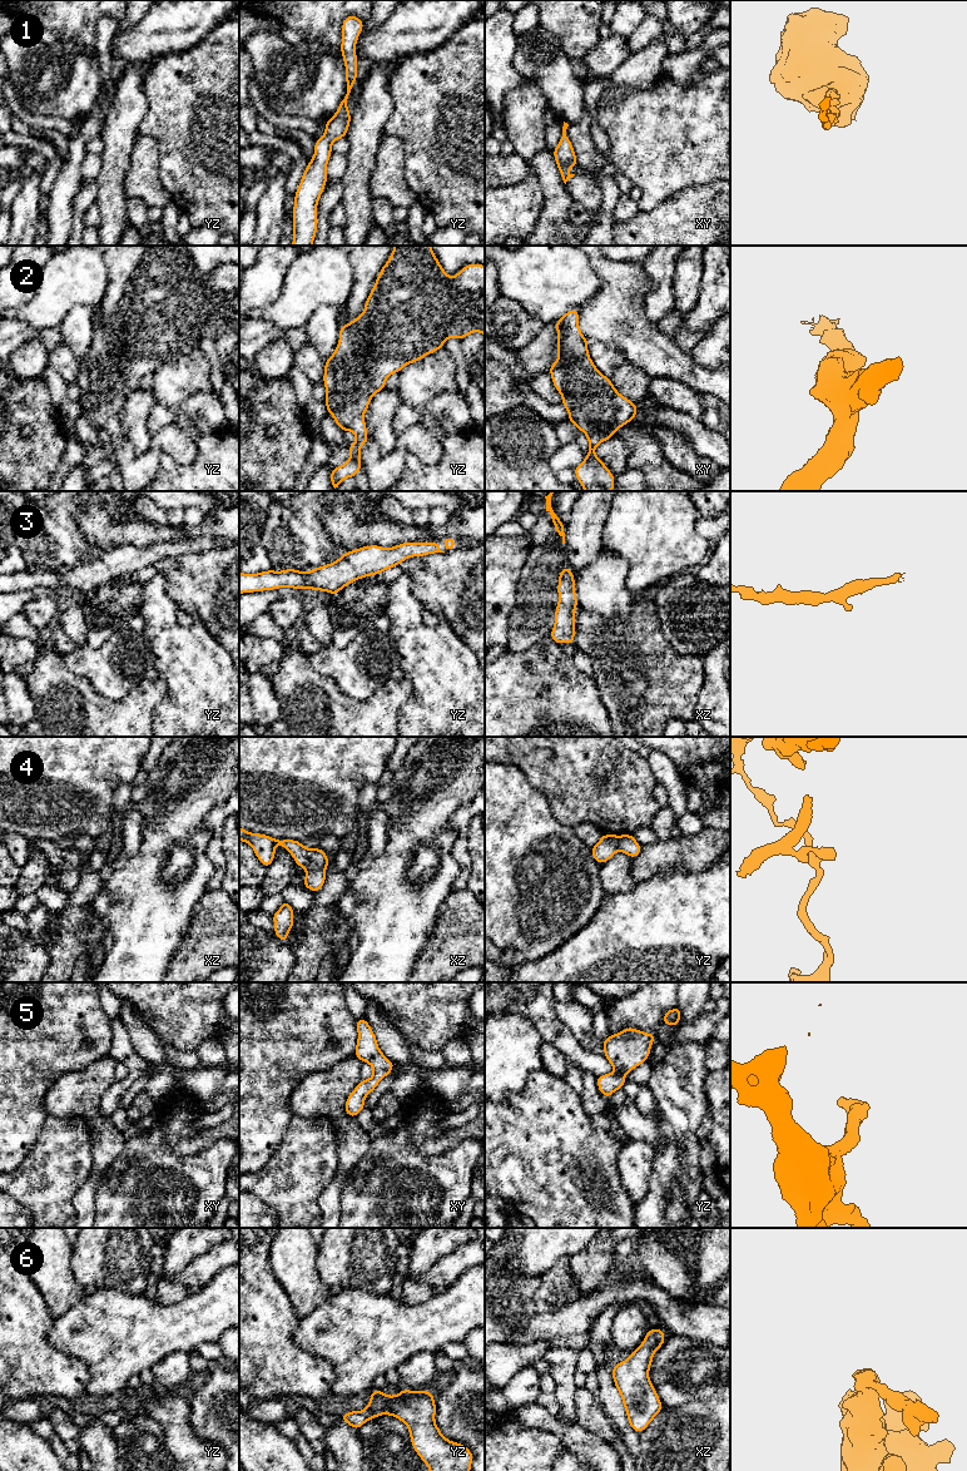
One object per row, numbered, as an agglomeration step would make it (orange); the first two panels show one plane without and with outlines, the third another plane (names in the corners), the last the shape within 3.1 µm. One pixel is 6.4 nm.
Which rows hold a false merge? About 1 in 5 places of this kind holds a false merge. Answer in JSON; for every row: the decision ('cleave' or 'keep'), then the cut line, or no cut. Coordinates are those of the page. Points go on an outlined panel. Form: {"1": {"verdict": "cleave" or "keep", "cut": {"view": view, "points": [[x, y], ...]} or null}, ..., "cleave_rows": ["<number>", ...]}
{"1": {"verdict": "keep", "cut": null}, "2": {"verdict": "keep", "cut": null}, "3": {"verdict": "keep", "cut": null}, "4": {"verdict": "cleave", "cut": {"view": "xz", "points": [[325, 868], [307, 871]]}}, "5": {"verdict": "keep", "cut": null}, "6": {"verdict": "keep", "cut": null}, "cleave_rows": ["4"]}

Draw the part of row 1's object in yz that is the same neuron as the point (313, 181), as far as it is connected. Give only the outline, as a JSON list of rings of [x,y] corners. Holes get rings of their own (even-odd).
[[[347,16],[342,23],[341,54],[346,66],[347,90],[334,115],[326,122],[324,135],[316,140],[313,159],[308,162],[294,194],[292,246],[312,246],[317,233],[317,204],[327,183],[327,163],[332,154],[332,143],[346,137],[351,113],[347,101],[357,80],[357,54],[354,51],[365,23]]]

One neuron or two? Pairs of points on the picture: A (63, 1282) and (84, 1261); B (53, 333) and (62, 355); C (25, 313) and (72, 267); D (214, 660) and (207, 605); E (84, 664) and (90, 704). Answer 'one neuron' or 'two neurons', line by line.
A: two neurons
B: two neurons
C: one neuron
D: two neurons
E: two neurons

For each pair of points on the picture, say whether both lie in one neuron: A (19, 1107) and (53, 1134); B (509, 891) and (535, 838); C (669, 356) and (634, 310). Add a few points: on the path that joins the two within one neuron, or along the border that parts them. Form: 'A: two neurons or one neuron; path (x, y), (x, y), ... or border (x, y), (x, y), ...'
A: two neurons; border (46, 1115), (41, 1132), (28, 1152)
B: one neuron; path (509, 878), (509, 865), (522, 851)
C: one neuron; path (658, 345), (634, 321)

